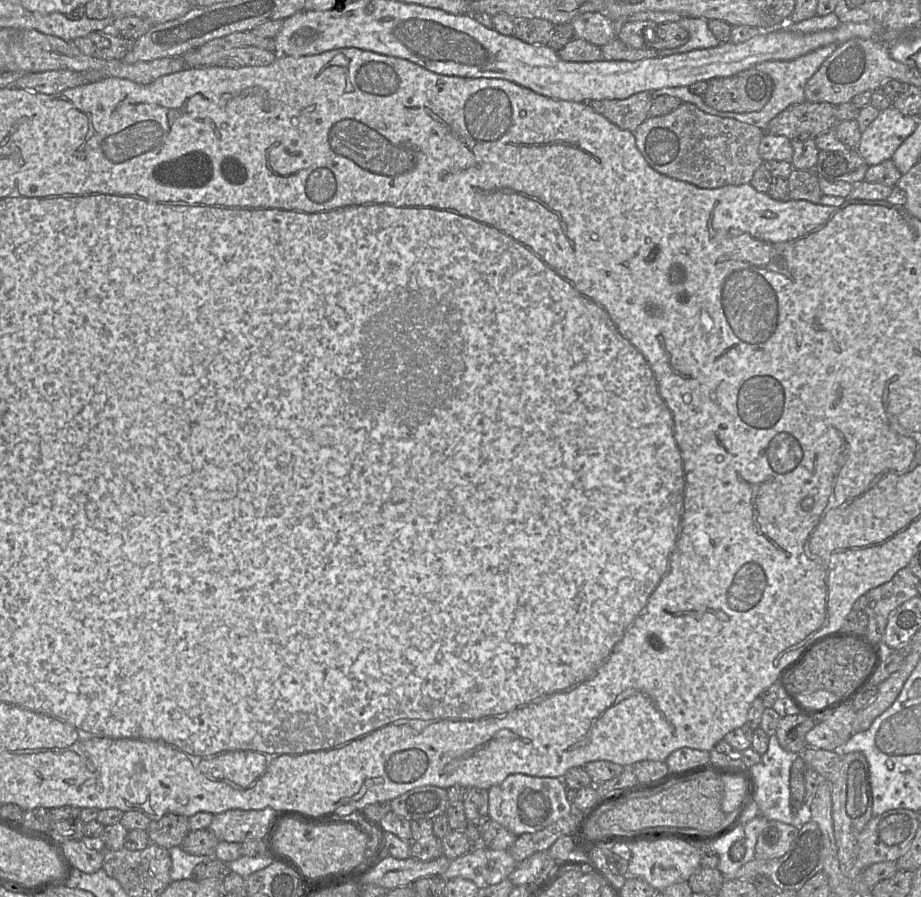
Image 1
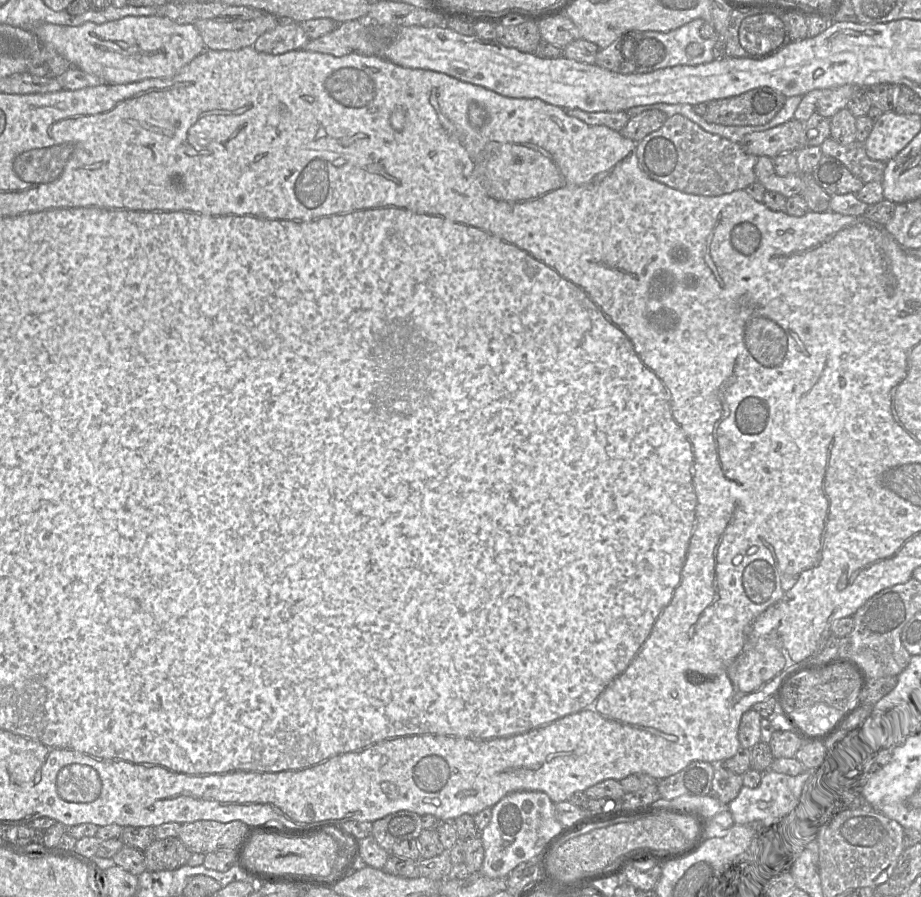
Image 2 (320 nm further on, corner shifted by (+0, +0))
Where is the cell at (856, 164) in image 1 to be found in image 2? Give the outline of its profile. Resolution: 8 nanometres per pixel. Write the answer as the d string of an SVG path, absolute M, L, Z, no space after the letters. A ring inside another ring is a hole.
M822 155L810 175L830 197L856 194L864 185L840 161L831 156Z

